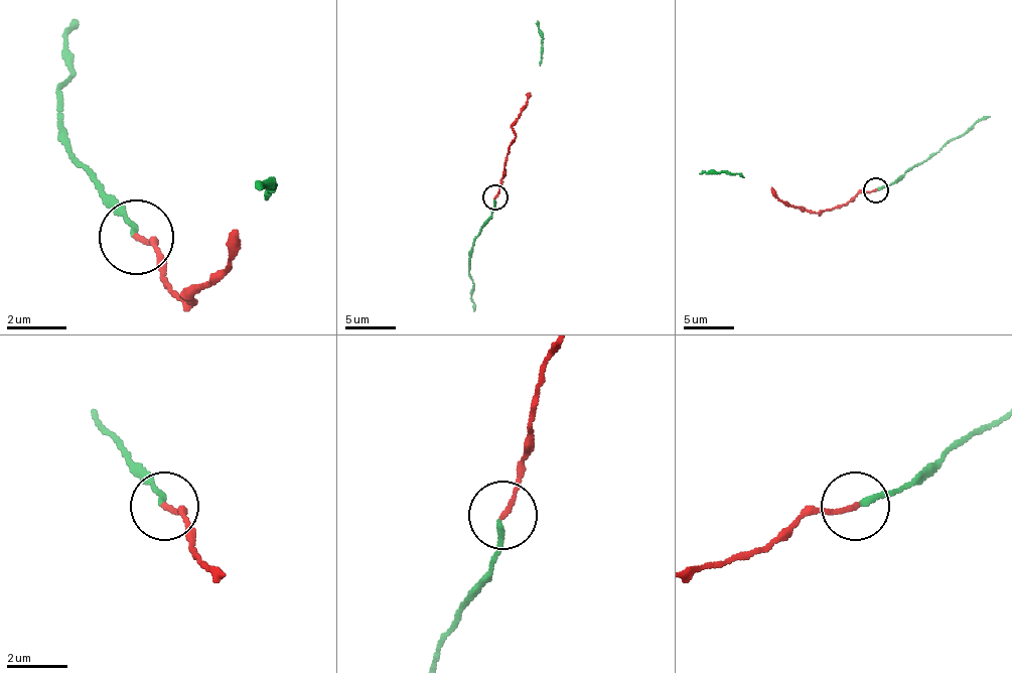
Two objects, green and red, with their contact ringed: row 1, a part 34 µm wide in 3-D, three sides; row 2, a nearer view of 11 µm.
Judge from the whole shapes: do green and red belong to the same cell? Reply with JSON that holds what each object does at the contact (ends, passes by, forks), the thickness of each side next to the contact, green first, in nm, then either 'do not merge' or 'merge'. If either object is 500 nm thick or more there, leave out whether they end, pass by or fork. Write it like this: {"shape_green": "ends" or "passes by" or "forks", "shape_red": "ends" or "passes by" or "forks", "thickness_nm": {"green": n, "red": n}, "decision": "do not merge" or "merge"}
{"shape_green": "ends", "shape_red": "ends", "thickness_nm": {"green": 170, "red": 140}, "decision": "merge"}

